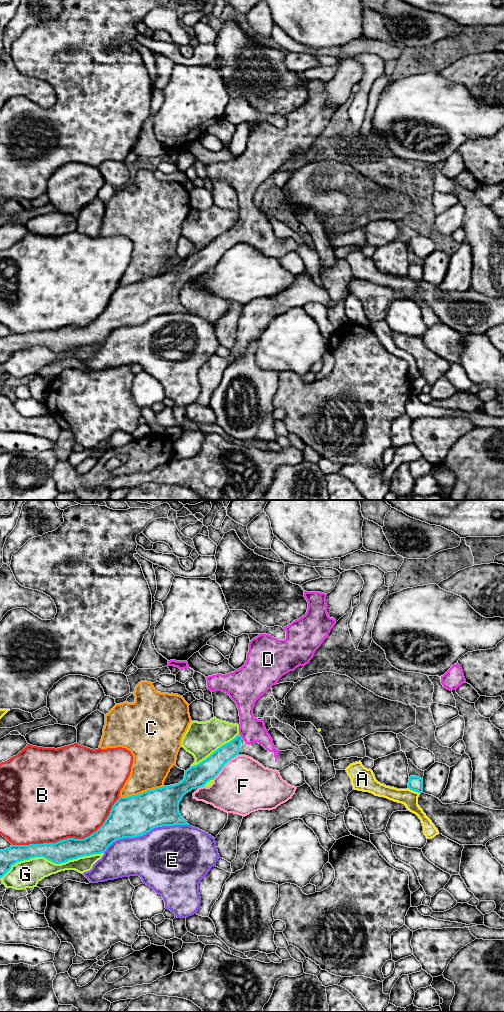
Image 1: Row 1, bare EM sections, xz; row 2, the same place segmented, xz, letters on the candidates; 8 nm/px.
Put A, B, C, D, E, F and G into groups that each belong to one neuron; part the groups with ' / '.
A / B / C / D / E / F / G

